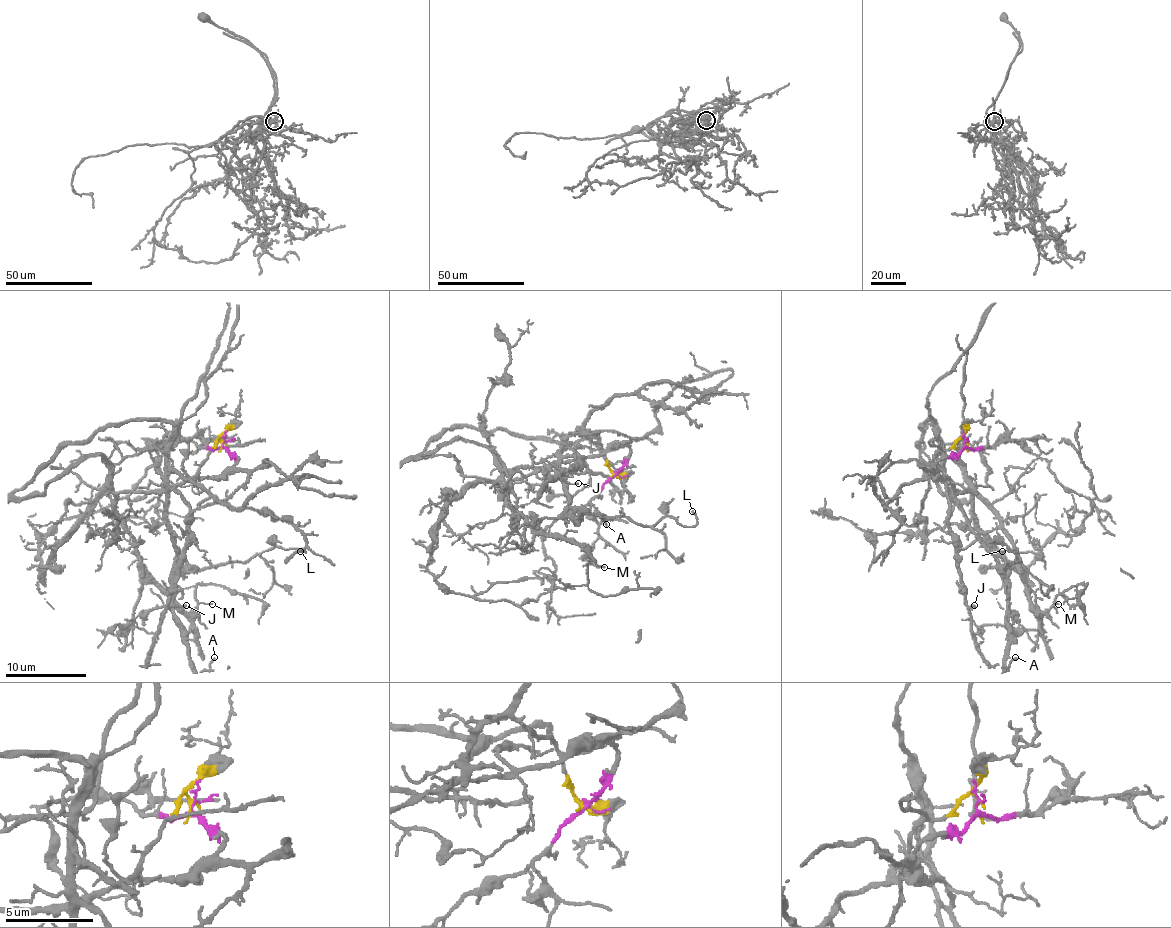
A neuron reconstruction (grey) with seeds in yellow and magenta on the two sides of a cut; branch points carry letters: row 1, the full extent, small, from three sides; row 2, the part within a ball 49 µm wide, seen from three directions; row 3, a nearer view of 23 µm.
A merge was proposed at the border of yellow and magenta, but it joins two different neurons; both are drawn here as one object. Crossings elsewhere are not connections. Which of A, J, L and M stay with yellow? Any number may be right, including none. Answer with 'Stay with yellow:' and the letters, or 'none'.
Stay with yellow: A, J, L

